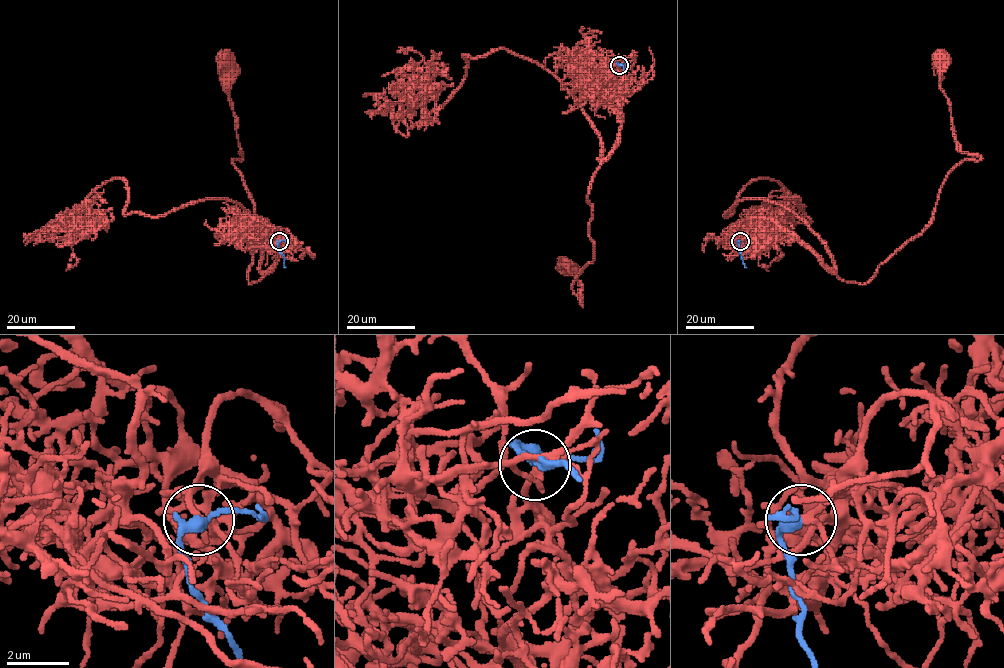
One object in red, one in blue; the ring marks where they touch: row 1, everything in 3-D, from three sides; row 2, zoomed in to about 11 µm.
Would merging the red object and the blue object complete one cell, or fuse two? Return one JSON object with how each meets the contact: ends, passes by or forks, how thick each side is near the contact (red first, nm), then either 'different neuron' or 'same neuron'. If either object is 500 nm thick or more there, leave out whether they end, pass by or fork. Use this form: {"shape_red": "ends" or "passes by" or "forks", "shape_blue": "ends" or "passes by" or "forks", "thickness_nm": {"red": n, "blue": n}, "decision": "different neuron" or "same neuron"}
{"shape_red": "ends", "shape_blue": "passes by", "thickness_nm": {"red": 220, "blue": 300}, "decision": "same neuron"}

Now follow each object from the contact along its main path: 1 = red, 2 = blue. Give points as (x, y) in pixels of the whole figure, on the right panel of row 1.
1: (741, 241), (790, 231), (842, 280), (866, 283), (930, 221), (946, 176), (980, 158), (955, 140), (938, 61)
2: (741, 241), (745, 268)

